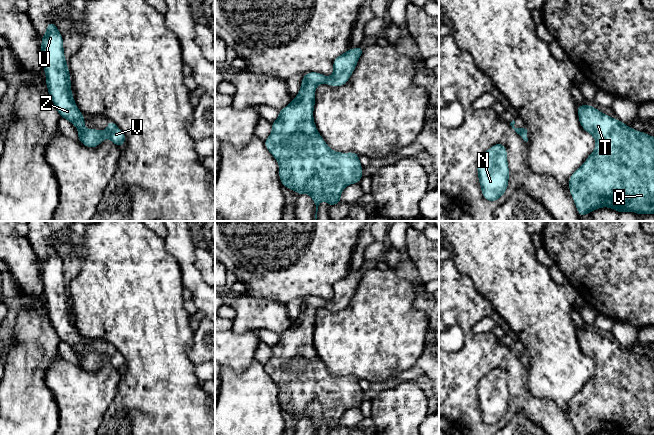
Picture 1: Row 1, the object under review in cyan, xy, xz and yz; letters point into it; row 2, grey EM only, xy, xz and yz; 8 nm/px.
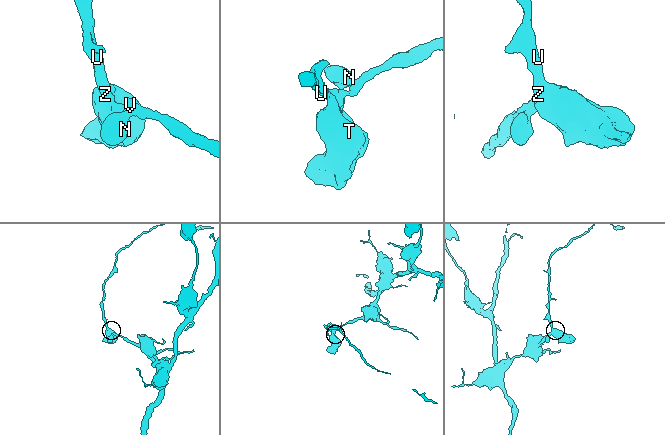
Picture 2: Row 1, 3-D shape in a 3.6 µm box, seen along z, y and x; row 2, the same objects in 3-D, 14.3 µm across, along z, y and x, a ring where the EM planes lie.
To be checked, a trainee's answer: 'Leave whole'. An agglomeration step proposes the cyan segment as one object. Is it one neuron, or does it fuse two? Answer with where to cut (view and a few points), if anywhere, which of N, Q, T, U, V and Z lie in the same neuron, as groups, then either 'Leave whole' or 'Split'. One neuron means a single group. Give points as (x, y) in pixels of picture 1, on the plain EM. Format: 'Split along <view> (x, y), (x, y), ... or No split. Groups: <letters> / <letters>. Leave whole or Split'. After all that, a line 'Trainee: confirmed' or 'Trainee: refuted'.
No split. Groups: N Q T U V Z. Leave whole
Trainee: confirmed

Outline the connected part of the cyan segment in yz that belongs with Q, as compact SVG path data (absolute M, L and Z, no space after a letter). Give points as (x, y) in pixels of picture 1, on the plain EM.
M588 328L578 329L577 336L581 351L596 365L594 375L569 402L569 415L577 435L594 435L601 431L616 435L654 435L654 361L632 353Z

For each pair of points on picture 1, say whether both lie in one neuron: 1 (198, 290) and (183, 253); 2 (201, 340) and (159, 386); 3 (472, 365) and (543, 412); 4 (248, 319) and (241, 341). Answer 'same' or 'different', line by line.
1: same
2: different
3: same
4: different

